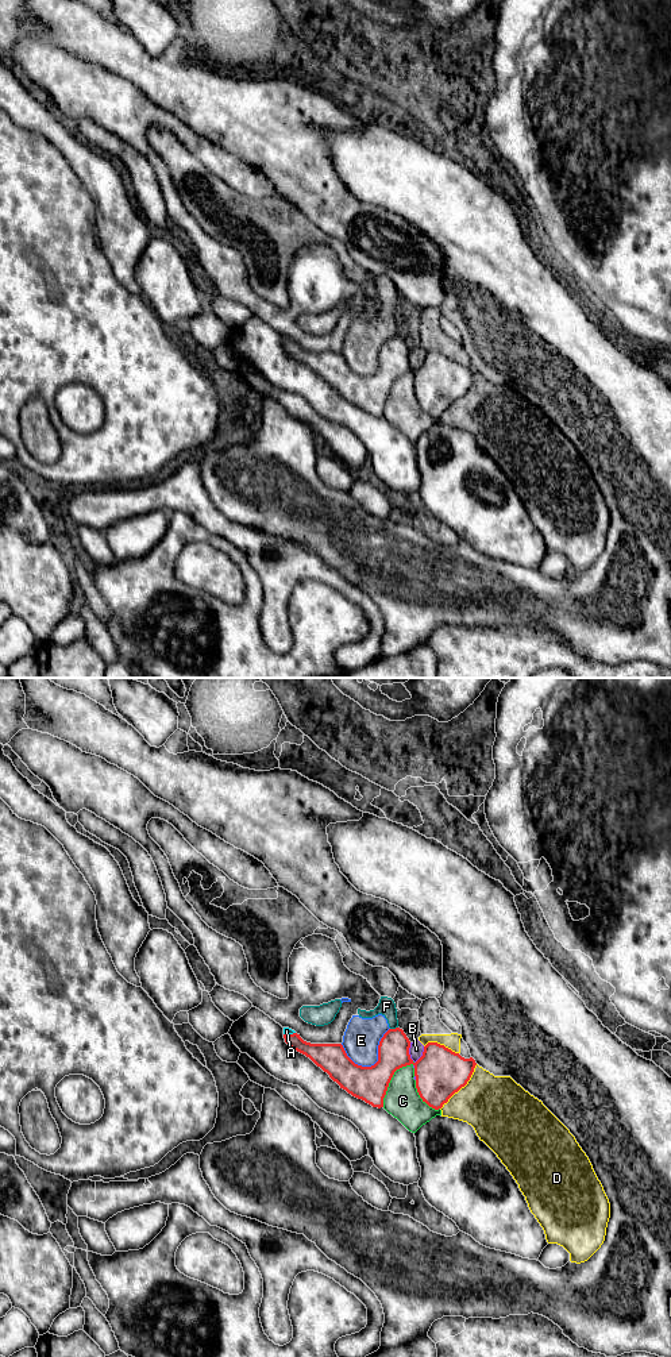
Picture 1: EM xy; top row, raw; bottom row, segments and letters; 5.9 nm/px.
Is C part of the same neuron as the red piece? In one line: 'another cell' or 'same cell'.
another cell

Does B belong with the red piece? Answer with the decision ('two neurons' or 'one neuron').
two neurons

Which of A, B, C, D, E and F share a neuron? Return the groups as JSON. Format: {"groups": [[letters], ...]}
{"groups": [["A"], ["B", "C", "D", "E", "F"]]}

